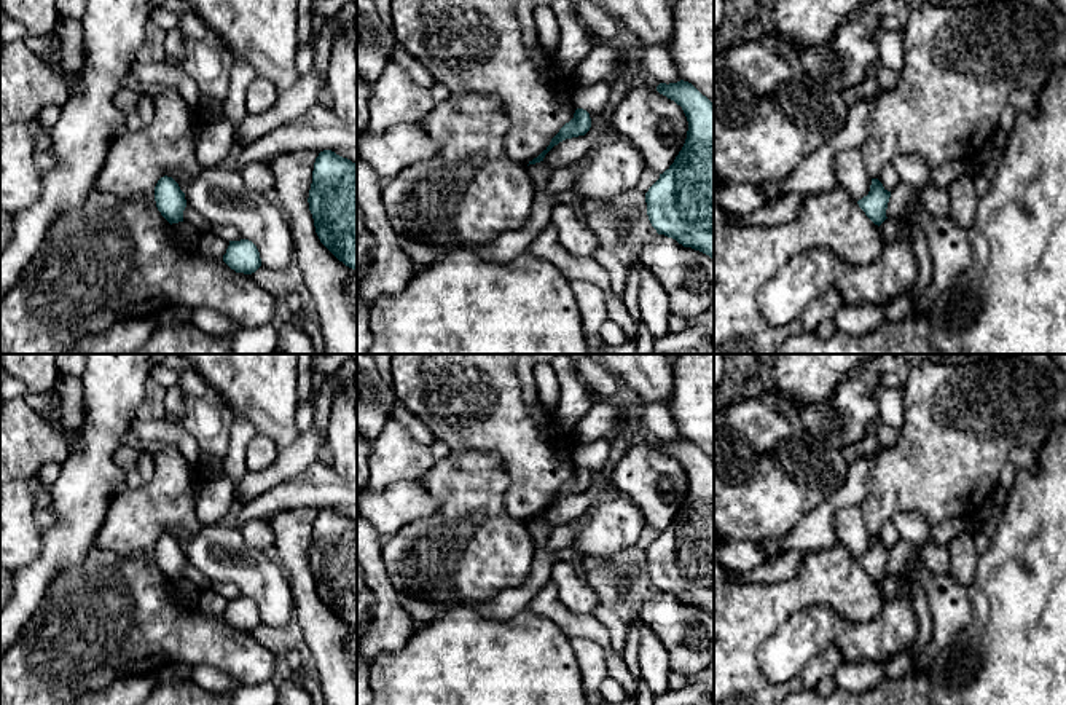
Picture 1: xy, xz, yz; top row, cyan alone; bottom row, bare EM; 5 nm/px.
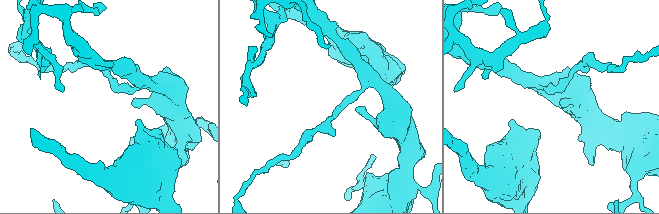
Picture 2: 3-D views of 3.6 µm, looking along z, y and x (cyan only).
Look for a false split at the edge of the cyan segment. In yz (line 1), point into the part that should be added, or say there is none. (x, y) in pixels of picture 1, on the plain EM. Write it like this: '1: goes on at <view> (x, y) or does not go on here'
1: does not go on here

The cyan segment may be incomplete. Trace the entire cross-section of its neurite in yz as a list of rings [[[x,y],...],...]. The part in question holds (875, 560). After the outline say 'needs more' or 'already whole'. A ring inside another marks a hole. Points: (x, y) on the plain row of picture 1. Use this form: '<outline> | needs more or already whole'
[[[872,536],[870,549],[857,558],[859,565],[875,581],[881,582],[886,574],[891,549],[888,549],[878,536]]] | already whole

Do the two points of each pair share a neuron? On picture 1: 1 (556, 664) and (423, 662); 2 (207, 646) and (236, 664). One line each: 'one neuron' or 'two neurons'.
1: one neuron
2: one neuron

